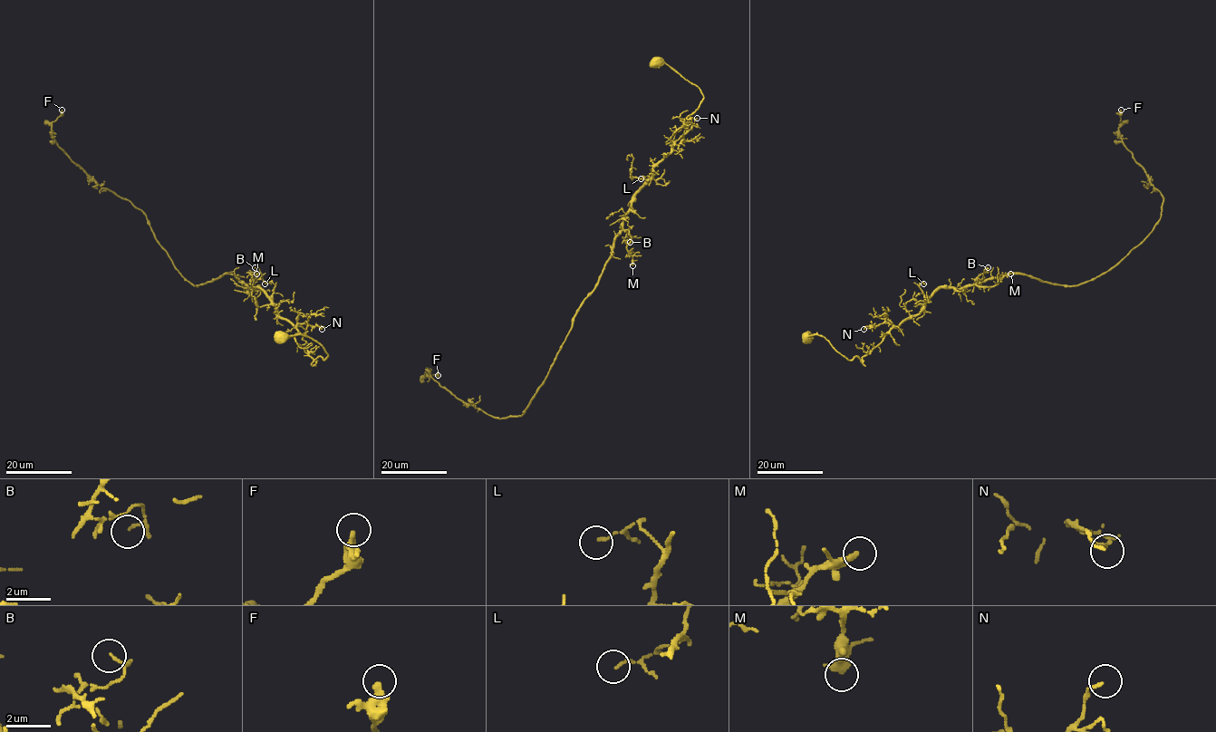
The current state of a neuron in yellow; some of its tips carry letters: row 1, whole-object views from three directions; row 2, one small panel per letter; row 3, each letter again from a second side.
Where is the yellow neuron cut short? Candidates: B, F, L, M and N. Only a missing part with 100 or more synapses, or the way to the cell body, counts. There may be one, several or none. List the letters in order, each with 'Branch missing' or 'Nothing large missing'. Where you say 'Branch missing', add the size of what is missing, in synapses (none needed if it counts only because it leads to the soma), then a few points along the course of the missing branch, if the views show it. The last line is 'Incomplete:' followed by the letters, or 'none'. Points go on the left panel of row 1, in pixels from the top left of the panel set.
B: Nothing large missing
F: Nothing large missing
L: Nothing large missing
M: Nothing large missing
N: Nothing large missing
Incomplete: none

